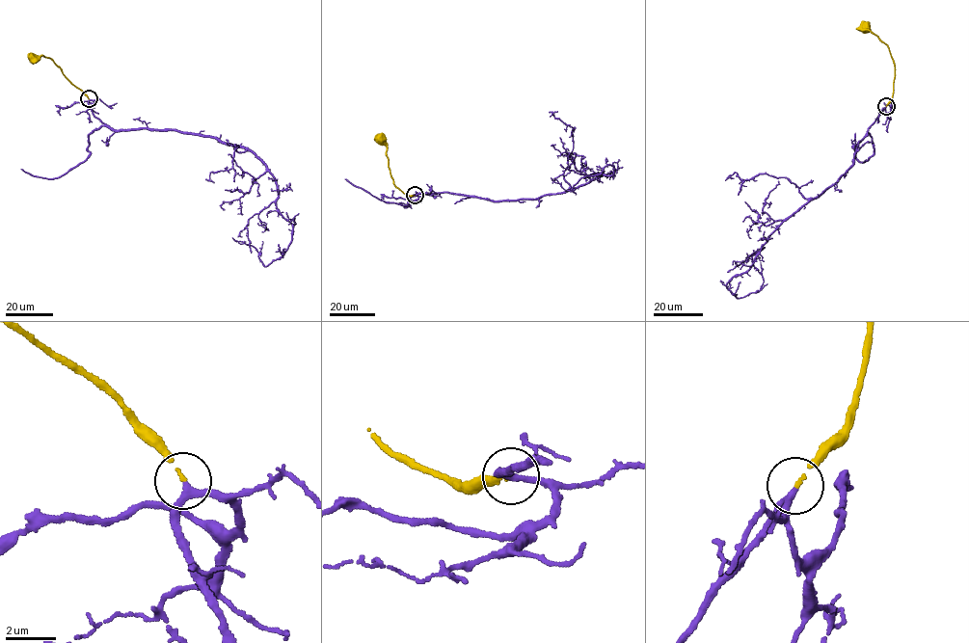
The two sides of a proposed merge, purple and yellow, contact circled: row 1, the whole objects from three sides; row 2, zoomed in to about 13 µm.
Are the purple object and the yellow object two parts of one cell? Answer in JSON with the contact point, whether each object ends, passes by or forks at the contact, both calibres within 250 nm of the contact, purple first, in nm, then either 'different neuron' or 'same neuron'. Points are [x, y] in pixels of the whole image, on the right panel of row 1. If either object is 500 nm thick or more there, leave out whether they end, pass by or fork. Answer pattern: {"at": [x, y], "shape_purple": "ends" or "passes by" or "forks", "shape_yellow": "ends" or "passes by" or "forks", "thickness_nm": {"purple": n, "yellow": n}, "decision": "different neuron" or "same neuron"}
{"at": [886, 106], "shape_purple": "passes by", "shape_yellow": "ends", "thickness_nm": {"purple": 240, "yellow": 110}, "decision": "same neuron"}

